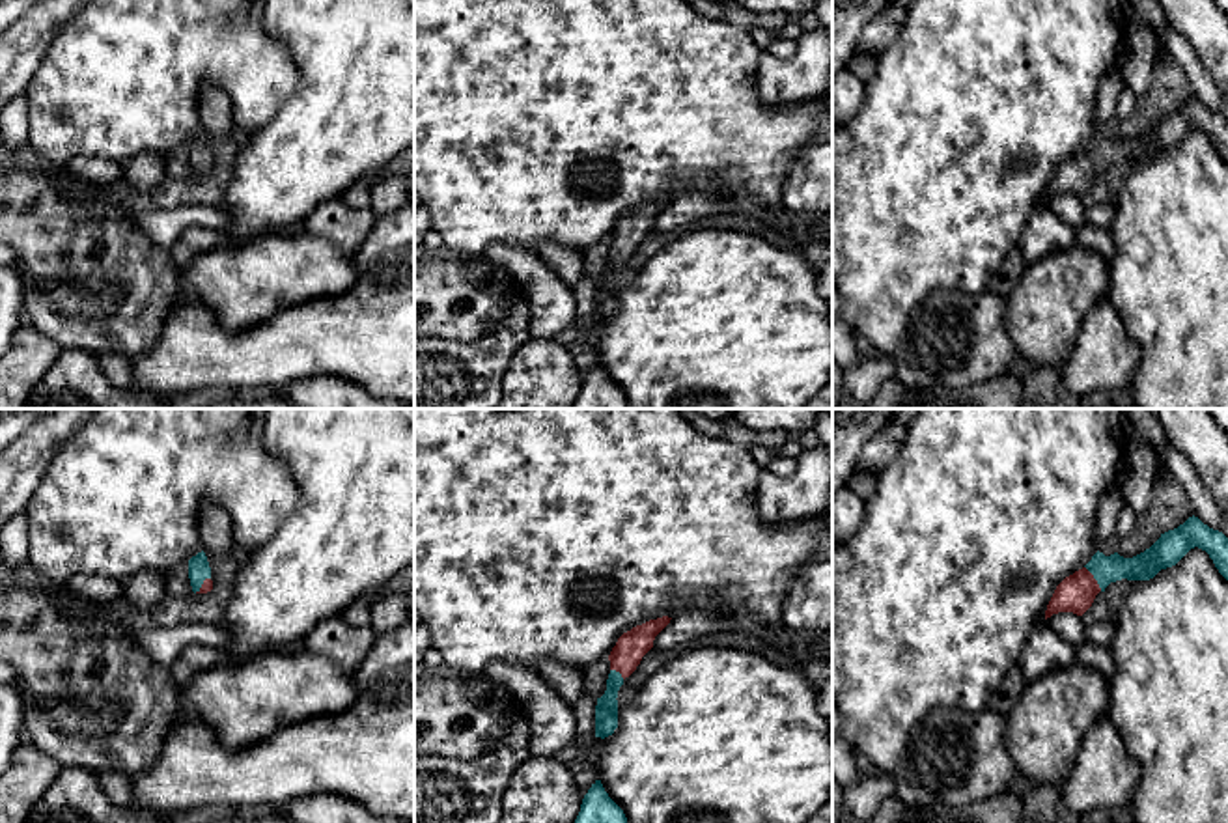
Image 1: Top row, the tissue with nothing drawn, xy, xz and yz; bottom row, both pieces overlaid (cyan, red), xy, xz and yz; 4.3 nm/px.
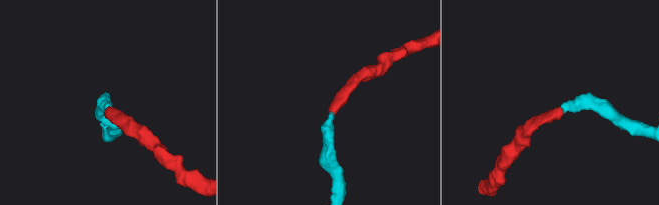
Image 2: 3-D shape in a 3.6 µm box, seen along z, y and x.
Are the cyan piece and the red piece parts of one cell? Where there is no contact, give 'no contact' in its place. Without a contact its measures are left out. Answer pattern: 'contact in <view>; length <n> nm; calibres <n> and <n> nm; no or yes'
contact in yz; length 130 nm; calibres 120 and 160 nm; yes

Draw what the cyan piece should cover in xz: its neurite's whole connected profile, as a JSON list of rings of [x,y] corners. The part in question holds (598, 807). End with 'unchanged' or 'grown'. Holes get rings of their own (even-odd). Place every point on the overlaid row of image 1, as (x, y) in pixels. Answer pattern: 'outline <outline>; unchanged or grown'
outline [[[595,780],[582,799],[575,823],[627,823],[627,817],[608,797],[601,780]]]; unchanged

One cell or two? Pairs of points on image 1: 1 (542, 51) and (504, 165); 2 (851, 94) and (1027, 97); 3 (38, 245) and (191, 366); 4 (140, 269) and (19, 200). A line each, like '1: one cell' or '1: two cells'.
1: one cell
2: two cells
3: two cells
4: one cell

